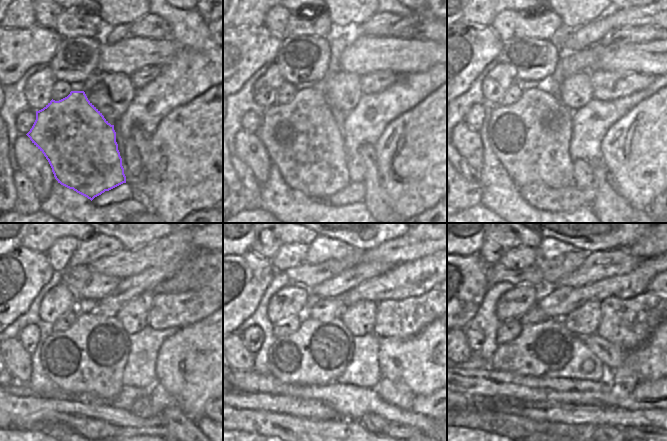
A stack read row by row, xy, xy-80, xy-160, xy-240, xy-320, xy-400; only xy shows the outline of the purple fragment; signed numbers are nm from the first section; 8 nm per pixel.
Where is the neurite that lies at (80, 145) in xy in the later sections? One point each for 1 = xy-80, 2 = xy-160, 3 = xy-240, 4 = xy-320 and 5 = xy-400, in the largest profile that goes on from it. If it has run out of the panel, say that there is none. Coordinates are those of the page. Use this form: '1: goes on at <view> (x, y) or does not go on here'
1: goes on at xy-80 (302, 138)
2: goes on at xy-160 (531, 138)
3: goes on at xy-240 (89, 357)
4: goes on at xy-320 (318, 352)
5: goes on at xy-400 (547, 346)

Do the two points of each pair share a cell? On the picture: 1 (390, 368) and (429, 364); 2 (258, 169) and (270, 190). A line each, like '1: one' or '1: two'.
1: one
2: two

